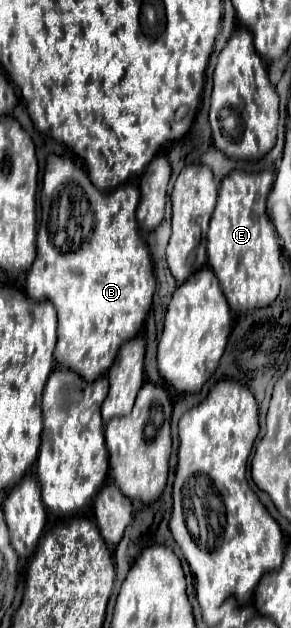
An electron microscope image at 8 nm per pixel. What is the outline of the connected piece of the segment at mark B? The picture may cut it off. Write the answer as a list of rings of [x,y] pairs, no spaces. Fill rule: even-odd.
[[[48,155],[42,179],[42,219],[38,229],[38,255],[26,275],[28,297],[40,301],[50,299],[58,313],[58,343],[54,359],[60,367],[80,373],[86,381],[104,375],[120,345],[142,331],[146,313],[154,295],[154,271],[150,249],[136,227],[136,207],[140,191],[134,185],[124,185],[114,191],[98,191],[84,167],[76,165],[70,157]]]

